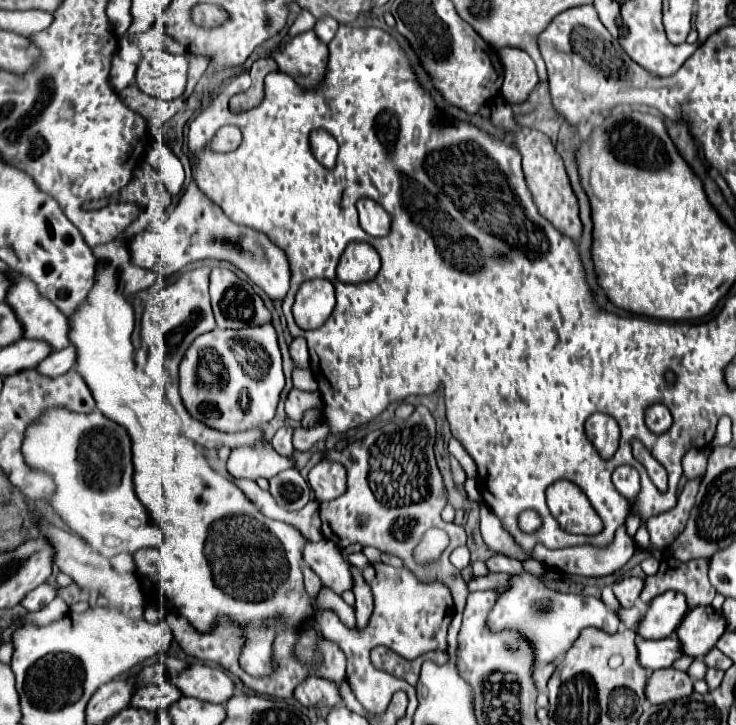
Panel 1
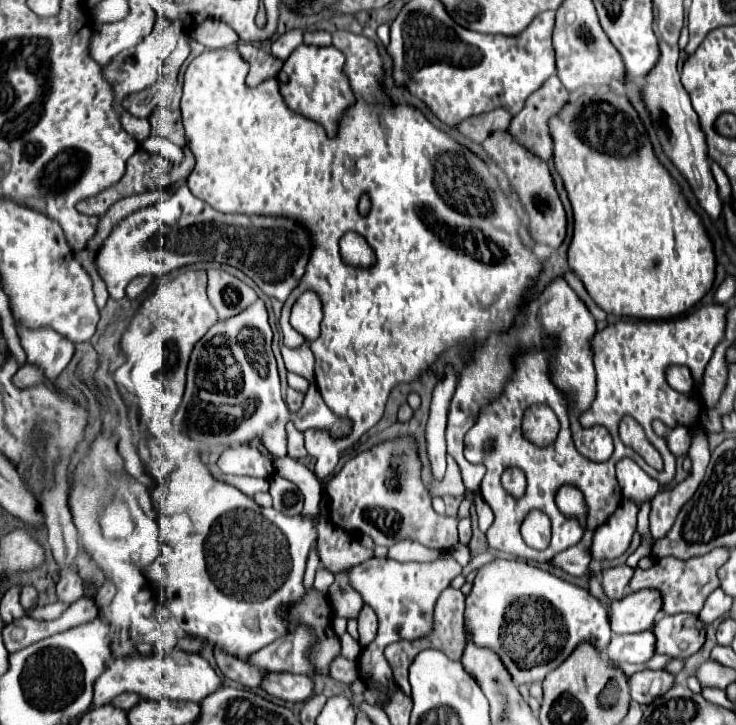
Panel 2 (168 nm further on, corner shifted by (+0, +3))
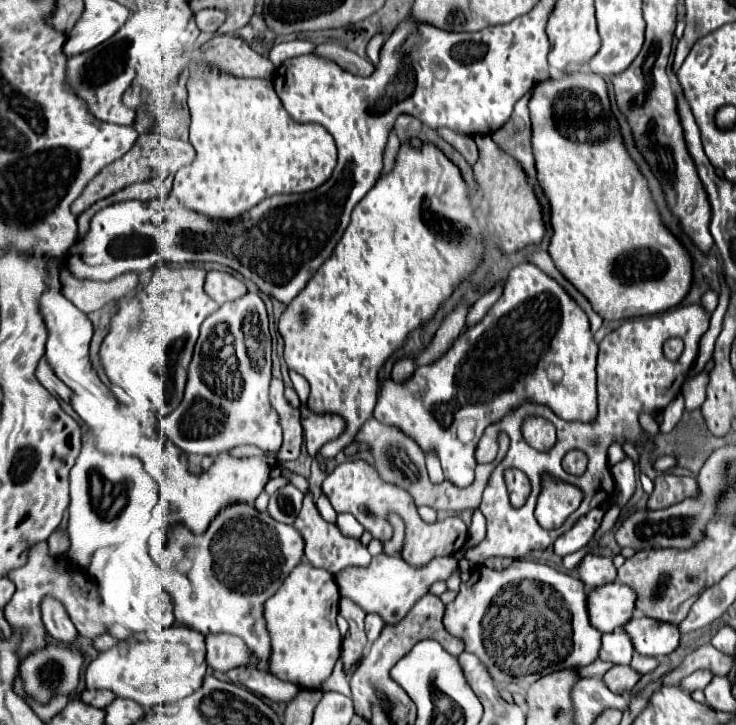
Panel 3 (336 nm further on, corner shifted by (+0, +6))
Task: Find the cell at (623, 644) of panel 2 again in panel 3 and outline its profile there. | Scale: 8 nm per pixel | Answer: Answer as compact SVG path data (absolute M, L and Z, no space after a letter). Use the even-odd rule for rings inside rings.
M611 631L603 635L599 649L601 661L609 661L615 665L629 665L631 655L633 655L633 645L629 643L625 631Z

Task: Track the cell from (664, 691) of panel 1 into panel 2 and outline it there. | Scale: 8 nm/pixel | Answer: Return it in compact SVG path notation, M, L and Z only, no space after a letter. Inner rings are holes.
M643 670L629 678L631 698L639 704L649 704L655 698L661 698L675 684L675 676L667 670Z

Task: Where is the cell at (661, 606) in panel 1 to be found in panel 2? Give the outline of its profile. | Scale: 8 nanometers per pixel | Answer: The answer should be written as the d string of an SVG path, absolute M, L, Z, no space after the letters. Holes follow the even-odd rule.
M641 590L611 602L611 626L615 634L637 634L653 630L655 616L663 608L661 592Z

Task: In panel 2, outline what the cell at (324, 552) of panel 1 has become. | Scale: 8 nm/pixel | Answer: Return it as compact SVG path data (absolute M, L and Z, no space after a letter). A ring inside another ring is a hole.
M349 570L337 572L335 582L329 588L329 602L333 606L333 612L343 618L357 618L363 598L361 594L351 586L349 582Z

